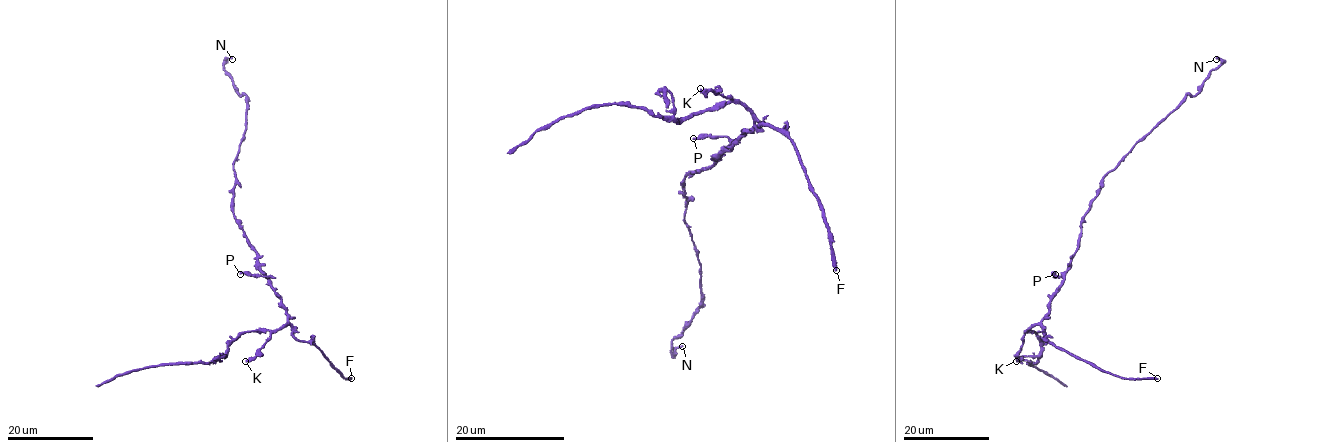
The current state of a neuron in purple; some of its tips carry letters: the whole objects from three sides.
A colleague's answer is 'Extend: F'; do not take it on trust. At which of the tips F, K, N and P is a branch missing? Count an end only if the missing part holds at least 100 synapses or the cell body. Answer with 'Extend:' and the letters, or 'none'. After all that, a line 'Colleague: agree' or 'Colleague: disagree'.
Extend: F
Colleague: agree

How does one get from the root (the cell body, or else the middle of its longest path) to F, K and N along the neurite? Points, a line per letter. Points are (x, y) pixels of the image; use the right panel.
F: (1065, 273), (1062, 284), (1051, 297), (1048, 314), (1042, 322), (1043, 338), (1112, 374), (1127, 378), (1157, 378)
K: (1065, 273), (1062, 284), (1051, 297), (1048, 313), (1024, 333), (1024, 343), (1016, 361)
N: (1065, 273), (1080, 221), (1101, 181), (1187, 95), (1199, 91), (1220, 65), (1216, 59)

